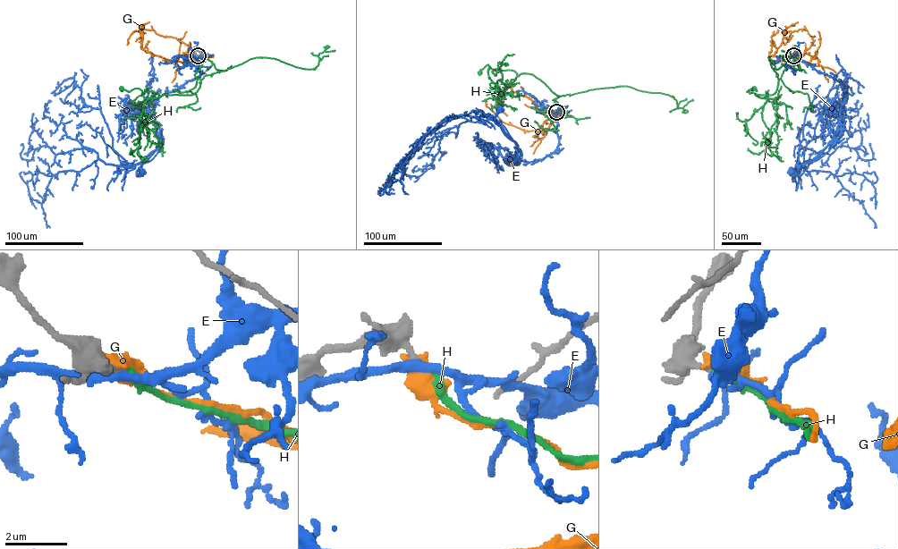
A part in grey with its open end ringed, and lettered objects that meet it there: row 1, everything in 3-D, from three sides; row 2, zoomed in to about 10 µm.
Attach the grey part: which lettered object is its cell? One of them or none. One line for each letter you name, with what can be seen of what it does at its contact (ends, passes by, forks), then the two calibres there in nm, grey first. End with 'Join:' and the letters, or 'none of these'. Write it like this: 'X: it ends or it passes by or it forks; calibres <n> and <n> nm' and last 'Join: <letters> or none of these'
H: it ends; calibres 150 and 200 nm
Join: H

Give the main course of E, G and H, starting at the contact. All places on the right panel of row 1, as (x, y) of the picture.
E: (793, 55), (837, 80), (843, 91), (840, 123), (834, 139), (801, 173), (791, 172)
G: (793, 55), (799, 58), (796, 62), (780, 61), (774, 54), (782, 42), (783, 32), (798, 22)
H: (793, 55), (774, 93), (755, 94), (758, 97), (749, 93), (751, 88), (747, 91), (754, 88)

